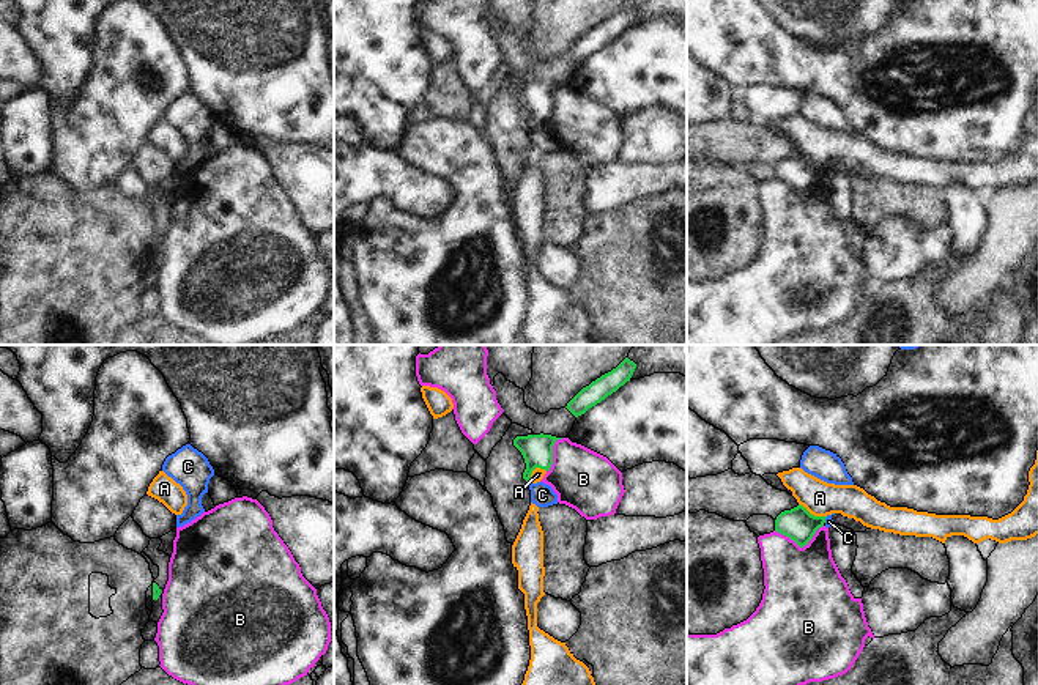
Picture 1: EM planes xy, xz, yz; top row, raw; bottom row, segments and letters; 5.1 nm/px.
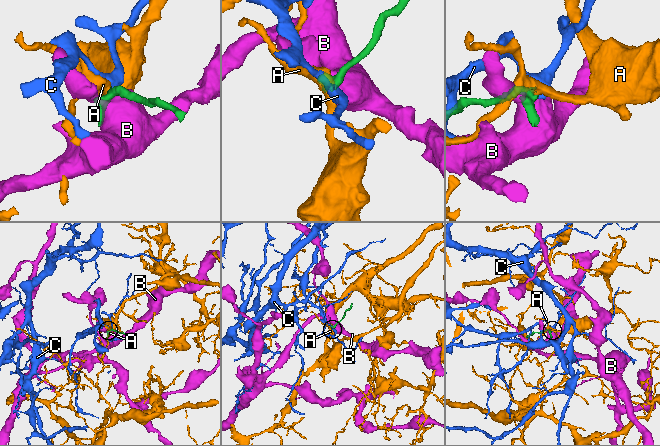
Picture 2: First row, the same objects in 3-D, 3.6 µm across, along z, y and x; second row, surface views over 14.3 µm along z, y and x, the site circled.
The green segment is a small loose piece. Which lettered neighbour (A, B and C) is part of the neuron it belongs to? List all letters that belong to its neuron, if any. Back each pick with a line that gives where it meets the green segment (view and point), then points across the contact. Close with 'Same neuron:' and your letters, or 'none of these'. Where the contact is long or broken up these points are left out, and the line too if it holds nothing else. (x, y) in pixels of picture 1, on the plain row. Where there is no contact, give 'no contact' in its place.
A: meets green in yz at (813, 162); runs through yz (799, 172), (813, 162), (813, 153), (819, 145)
Same neuron: A

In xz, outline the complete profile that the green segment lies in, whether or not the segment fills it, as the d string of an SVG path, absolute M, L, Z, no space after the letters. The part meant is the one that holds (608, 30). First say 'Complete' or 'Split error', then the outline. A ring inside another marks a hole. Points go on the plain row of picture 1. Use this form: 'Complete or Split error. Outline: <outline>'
Complete. Outline: M625 5L616 16L602 22L589 33L583 35L569 50L567 57L575 63L584 61L589 55L595 54L608 43L616 39L621 33L630 28L636 11Z

